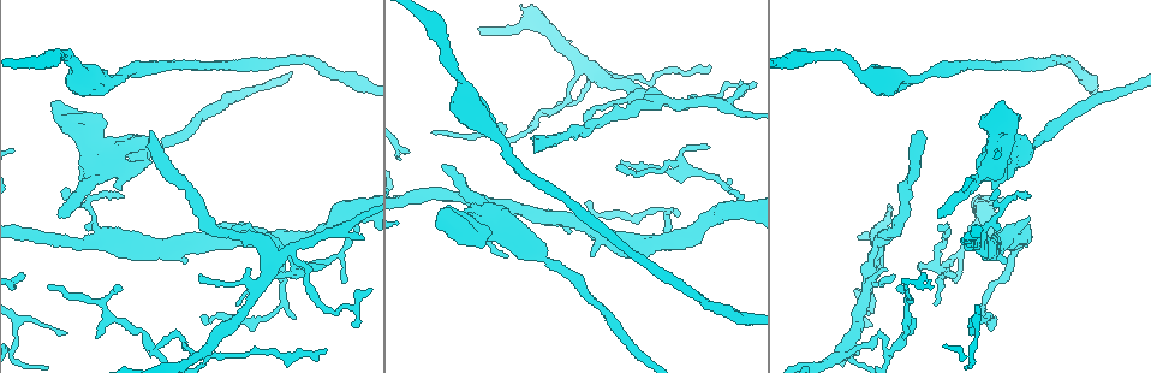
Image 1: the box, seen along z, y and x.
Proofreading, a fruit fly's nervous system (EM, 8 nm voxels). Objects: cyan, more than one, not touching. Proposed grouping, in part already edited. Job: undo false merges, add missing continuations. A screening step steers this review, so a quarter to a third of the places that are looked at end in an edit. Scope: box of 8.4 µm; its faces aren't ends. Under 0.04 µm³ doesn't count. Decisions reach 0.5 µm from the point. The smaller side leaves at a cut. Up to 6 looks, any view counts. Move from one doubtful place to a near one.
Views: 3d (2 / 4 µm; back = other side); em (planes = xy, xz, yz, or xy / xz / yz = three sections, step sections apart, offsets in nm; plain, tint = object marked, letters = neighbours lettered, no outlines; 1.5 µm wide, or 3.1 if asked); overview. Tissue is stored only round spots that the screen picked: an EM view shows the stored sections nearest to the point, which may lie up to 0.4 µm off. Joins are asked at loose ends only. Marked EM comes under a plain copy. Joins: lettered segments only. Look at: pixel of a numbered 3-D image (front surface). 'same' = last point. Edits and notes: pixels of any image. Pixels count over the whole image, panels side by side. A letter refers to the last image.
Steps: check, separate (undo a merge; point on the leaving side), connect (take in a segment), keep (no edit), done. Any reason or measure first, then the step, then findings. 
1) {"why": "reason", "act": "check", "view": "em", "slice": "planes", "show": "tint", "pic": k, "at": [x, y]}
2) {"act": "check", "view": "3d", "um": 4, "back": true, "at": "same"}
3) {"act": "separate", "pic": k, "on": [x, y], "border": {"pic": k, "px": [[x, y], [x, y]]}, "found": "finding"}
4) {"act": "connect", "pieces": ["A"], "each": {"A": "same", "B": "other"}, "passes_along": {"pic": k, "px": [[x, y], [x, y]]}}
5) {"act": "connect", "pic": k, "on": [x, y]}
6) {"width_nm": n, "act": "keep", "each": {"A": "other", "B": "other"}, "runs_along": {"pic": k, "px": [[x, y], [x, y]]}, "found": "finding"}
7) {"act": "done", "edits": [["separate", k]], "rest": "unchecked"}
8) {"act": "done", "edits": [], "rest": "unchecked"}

{"why": "sharp bend", "act": "check", "view": "3d", "um": 4, "pic": 1, "at": [539, 112]}

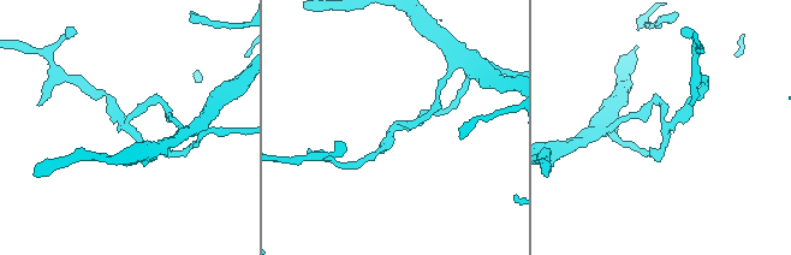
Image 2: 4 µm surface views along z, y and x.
{"act": "check", "view": "em", "slice": "planes", "show": "tint", "pic": 2, "at": [127, 126]}

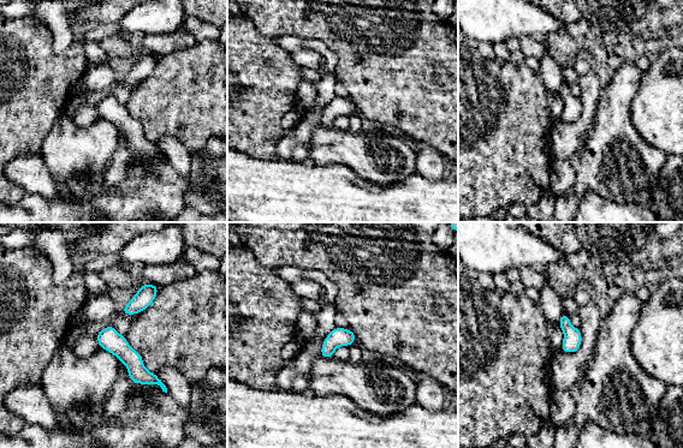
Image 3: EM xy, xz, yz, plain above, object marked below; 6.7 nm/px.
{"why": "what lies round it", "act": "check", "view": "em", "slice": "planes", "show": "letters", "at": "same"}

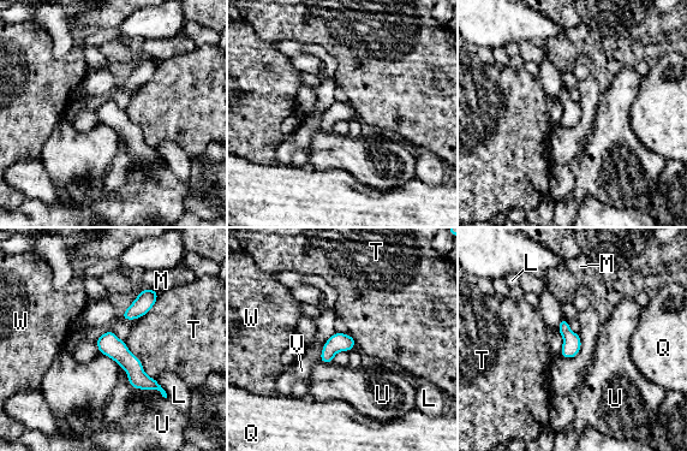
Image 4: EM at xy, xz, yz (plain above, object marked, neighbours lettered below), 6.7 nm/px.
{"width_nm": 130, "act": "keep", "each": {"L": "other", "M": "other", "Q": "other", "T": "other", "U": "other", "V": "other", "W": "other"}, "runs_along": {"pic": 4, "px": [[99, 342], [109, 344], [156, 386]]}, "found": "all the same neuron"}

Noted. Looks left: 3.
{"why": "free end", "act": "check", "view": "em", "slice": "yz", "step": 8, "show": "tint", "pic": 1, "at": [893, 277]}

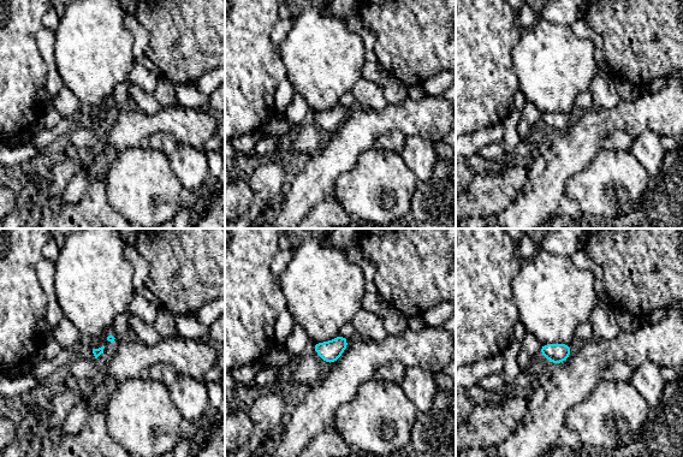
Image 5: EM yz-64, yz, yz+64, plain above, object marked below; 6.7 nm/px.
{"act": "check", "view": "em", "slice": "xz", "step": 4, "show": "letters", "at": "same"}

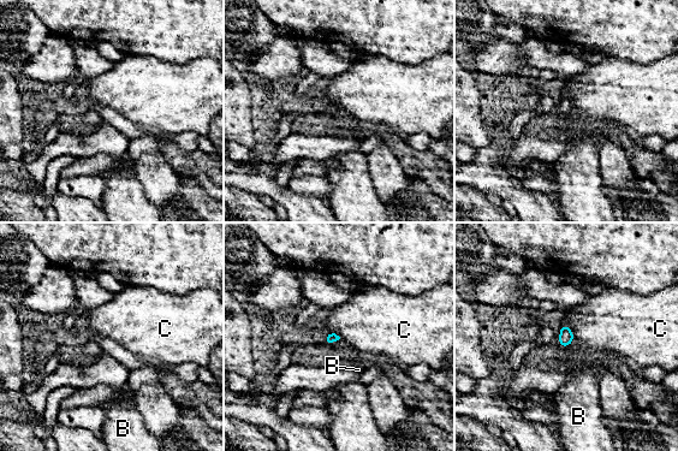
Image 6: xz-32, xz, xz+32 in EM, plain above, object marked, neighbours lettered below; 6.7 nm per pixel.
{"width_nm": 60, "act": "keep", "each": {"B": "other", "C": "other"}, "border": {"pic": 6, "px": [[560, 324], [565, 324], [575, 338]]}, "found": "no lettered segment goes on from it"}

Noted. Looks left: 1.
{"act": "done", "edits": [], "rest": "unchecked"}

